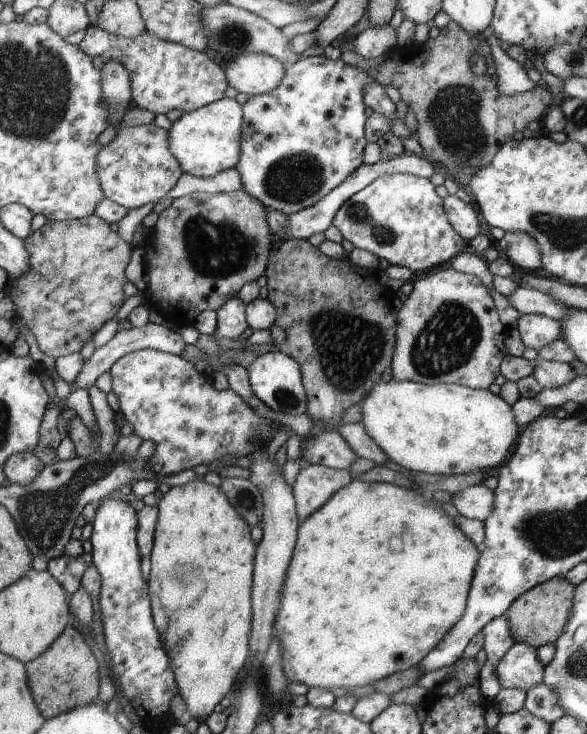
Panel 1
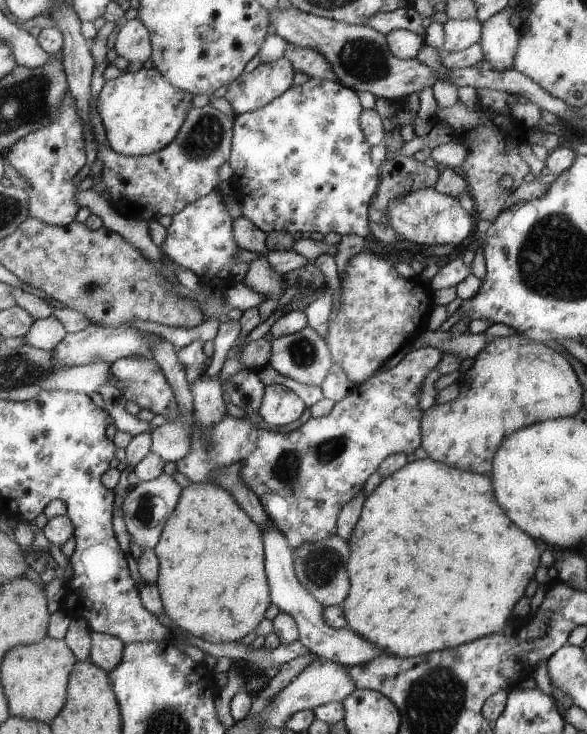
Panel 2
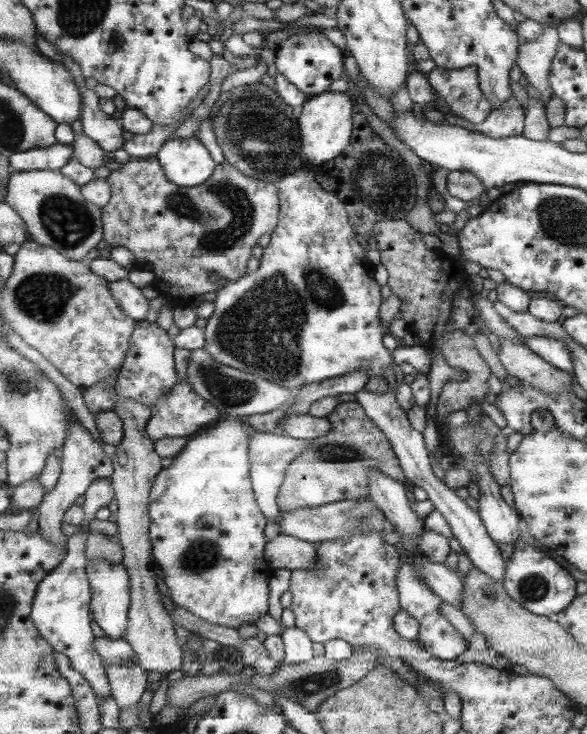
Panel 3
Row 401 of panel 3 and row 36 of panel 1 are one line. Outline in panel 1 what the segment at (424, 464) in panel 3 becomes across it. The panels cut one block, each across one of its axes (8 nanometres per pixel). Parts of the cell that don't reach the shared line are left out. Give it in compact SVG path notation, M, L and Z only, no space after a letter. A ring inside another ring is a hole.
M390 22L386 24L378 24L378 26L370 26L362 33L357 35L354 40L354 50L363 59L372 59L378 56L388 54L396 48L396 29L390 26Z

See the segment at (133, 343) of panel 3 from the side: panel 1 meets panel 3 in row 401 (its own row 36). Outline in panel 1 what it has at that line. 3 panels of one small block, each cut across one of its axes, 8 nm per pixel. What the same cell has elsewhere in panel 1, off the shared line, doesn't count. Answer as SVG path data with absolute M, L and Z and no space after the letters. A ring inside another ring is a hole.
M94 25L86 30L85 37L79 43L80 48L92 57L102 56L105 60L120 62L131 80L133 106L155 115L166 114L174 108L186 113L224 97L229 80L226 80L224 70L204 51L156 38L150 28L136 38L110 34Z

